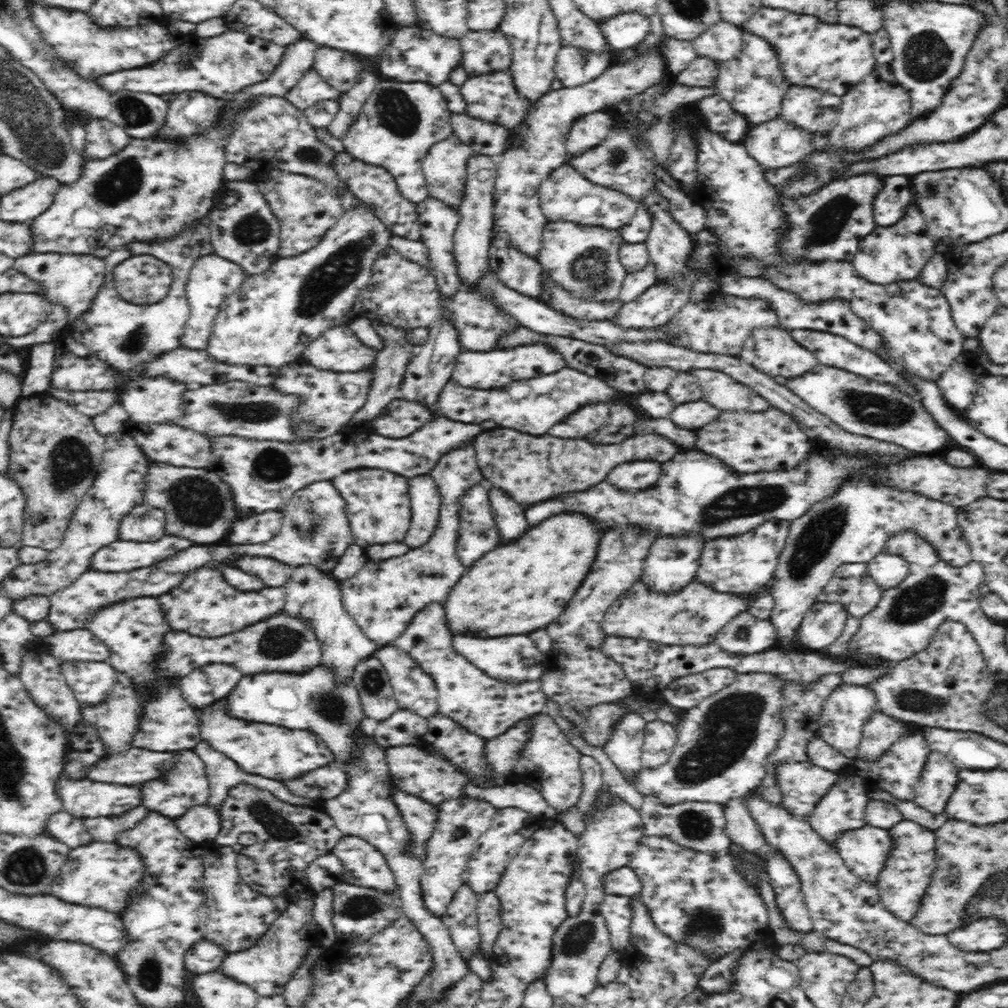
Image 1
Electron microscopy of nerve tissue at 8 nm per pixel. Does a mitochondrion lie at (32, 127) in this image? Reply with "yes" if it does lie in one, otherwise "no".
yes

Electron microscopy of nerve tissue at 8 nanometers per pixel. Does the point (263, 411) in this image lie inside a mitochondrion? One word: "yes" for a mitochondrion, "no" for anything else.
yes

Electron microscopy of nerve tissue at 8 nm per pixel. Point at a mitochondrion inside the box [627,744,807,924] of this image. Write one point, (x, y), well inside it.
(695, 825)

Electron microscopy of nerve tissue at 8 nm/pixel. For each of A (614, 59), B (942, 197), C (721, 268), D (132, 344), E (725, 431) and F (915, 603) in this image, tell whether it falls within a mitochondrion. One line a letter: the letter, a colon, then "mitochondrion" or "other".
A: other
B: mitochondrion
C: other
D: mitochondrion
E: other
F: mitochondrion

